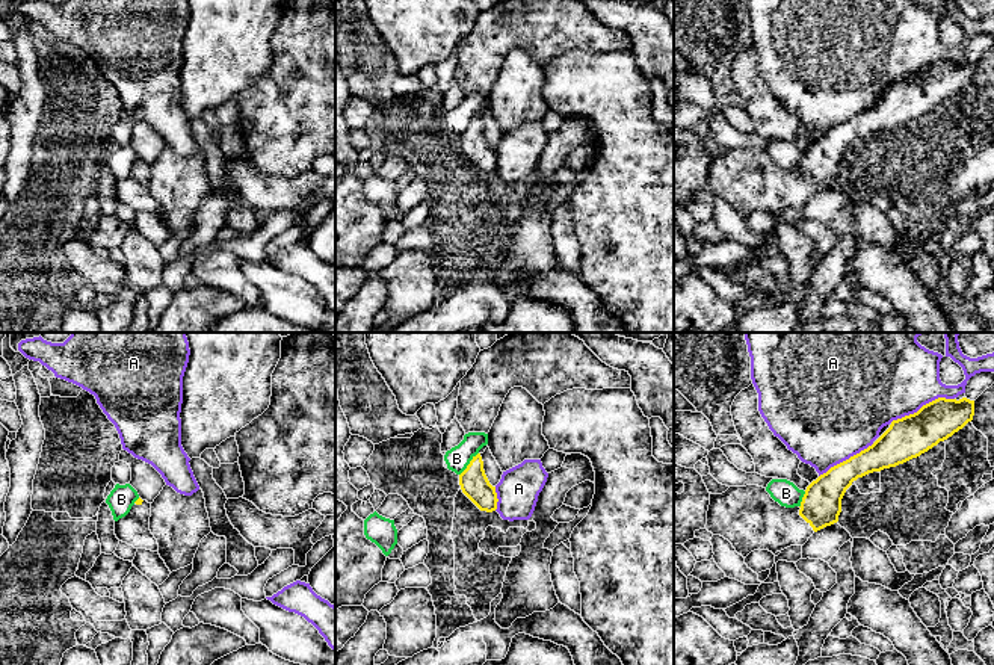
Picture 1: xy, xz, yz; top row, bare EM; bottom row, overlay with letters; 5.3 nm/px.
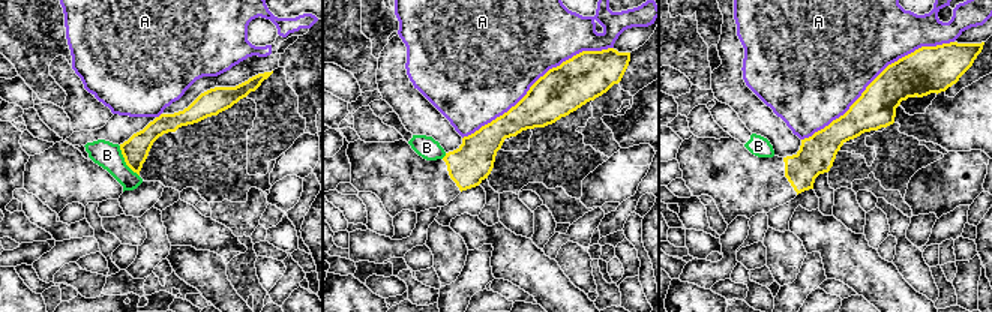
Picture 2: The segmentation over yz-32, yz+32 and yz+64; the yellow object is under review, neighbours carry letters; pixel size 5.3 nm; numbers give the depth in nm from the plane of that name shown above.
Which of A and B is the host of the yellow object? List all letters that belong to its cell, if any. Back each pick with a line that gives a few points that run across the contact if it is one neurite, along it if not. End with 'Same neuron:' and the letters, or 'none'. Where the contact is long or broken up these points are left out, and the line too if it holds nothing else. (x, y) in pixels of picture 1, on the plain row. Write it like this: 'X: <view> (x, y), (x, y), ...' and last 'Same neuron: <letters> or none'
Same neuron: none

